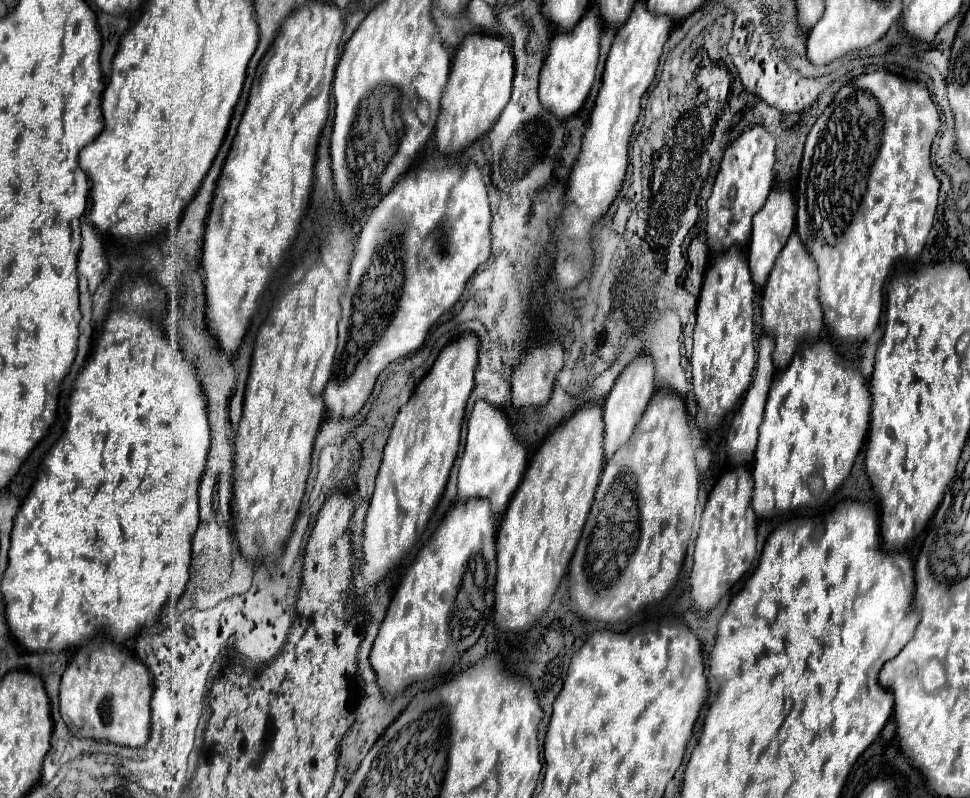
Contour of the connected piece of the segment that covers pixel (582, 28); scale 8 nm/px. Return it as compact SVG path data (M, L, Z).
M587 10L583 20L579 20L577 28L569 34L555 34L549 44L549 54L541 68L539 78L539 100L541 104L559 116L559 120L567 120L581 110L585 98L593 86L597 60L599 60L599 36L601 36L601 20L597 10Z

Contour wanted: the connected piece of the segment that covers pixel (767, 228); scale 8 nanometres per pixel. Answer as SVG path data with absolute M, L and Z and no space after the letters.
M775 186L775 190L771 190L765 206L753 216L753 234L751 234L751 242L749 242L749 270L751 270L753 284L757 288L765 286L767 276L773 270L773 264L775 264L777 256L781 254L781 248L787 244L789 234L793 230L795 230L793 196L785 186Z

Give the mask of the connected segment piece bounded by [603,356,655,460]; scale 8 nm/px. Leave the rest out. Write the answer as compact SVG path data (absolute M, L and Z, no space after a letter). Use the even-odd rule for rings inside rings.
M637 356L617 378L613 390L609 392L605 406L603 406L603 418L605 418L605 460L609 460L633 434L637 422L641 420L647 402L651 400L655 392L653 382L653 360L651 356Z

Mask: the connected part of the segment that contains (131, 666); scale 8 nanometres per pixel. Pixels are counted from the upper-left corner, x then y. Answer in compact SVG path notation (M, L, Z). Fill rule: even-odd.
M95 636L77 650L63 672L59 688L61 716L73 736L139 748L149 740L151 694L153 688L145 664L139 664L127 650L121 650L105 636Z

